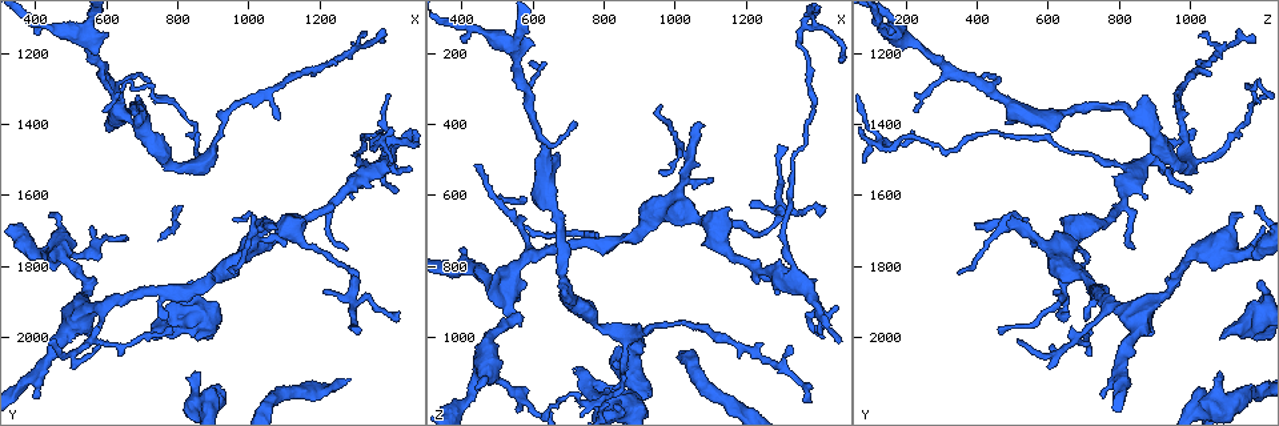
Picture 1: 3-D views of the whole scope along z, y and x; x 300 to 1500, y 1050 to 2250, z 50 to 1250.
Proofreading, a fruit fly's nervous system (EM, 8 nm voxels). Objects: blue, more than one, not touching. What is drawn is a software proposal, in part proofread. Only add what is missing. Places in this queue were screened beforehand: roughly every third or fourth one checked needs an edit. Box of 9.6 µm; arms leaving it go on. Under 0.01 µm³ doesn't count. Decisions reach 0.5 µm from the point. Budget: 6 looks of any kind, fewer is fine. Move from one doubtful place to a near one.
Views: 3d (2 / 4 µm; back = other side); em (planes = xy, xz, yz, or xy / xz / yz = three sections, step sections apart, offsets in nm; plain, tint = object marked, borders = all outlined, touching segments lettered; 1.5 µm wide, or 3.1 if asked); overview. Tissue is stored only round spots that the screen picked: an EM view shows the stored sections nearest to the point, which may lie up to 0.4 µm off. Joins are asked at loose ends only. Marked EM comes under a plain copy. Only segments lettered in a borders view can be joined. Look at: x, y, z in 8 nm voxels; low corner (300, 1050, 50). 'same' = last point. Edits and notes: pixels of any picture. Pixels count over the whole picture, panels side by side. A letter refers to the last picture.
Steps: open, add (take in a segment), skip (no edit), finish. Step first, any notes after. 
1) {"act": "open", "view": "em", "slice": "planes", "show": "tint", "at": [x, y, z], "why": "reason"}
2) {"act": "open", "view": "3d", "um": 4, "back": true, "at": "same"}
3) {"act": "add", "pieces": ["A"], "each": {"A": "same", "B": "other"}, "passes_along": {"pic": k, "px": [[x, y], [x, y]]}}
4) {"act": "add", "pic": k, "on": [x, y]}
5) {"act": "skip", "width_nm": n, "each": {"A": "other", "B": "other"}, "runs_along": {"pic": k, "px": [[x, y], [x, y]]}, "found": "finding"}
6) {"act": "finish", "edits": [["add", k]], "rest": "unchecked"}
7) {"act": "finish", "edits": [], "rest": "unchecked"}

{"act": "open", "view": "em", "slice": "planes", "show": "borders", "at": [720, 2000, 1080], "why": "branch stops here"}

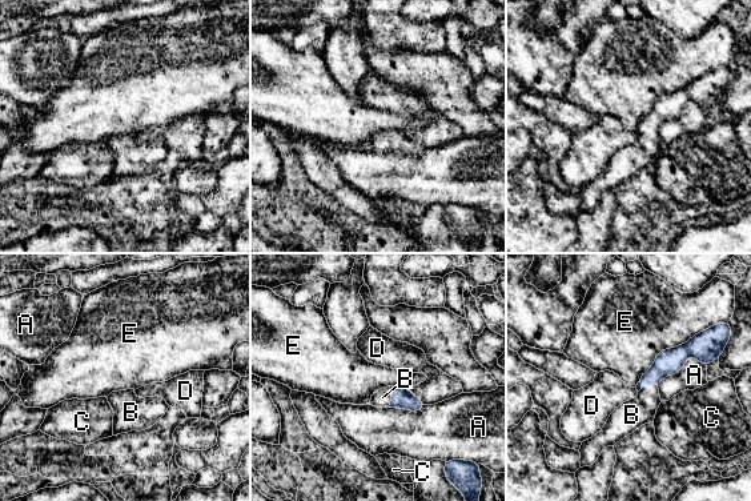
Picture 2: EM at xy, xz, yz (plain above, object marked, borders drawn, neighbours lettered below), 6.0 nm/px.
{"act": "add", "pieces": ["B"], "each": {"A": "other", "B": "same", "C": "other", "D": "other", "E": "other"}, "found": "the neuron continues"}

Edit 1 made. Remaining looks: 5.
{"act": "open", "view": "em", "slice": "planes", "show": "borders", "at": [910, 2130, 1180], "why": "stops while still wide"}

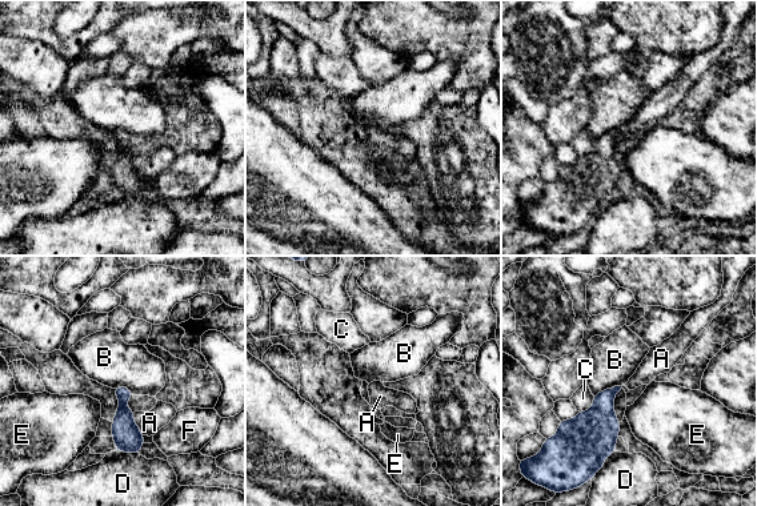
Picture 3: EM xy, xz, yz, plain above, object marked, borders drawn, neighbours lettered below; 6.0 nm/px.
{"act": "skip", "each": {"A": "other", "B": "other", "C": "other", "D": "other", "E": "other", "F": "other"}, "border": {"pic": 3, "px": [[133, 412], [133, 422], [144, 434]]}, "found": "no lettered segment goes on from it"}

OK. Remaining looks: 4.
{"act": "open", "view": "3d", "um": 2, "at": [1420, 1540, 980], "why": "branch stops here"}

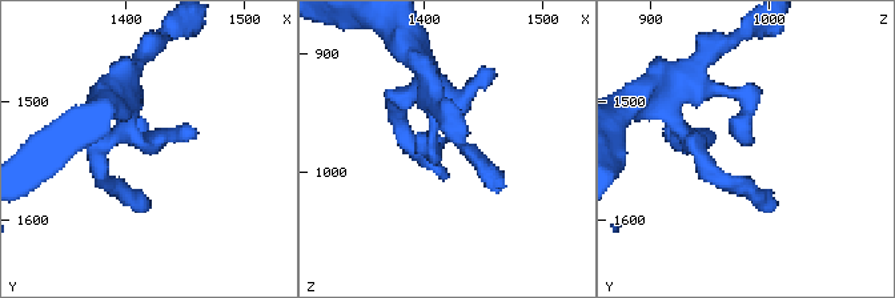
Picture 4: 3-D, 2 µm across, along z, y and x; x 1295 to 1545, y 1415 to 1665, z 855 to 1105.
{"act": "open", "view": "em", "slice": "xy", "step": 4, "show": "borders", "at": [1414, 1534, 984], "why": "now the EM"}

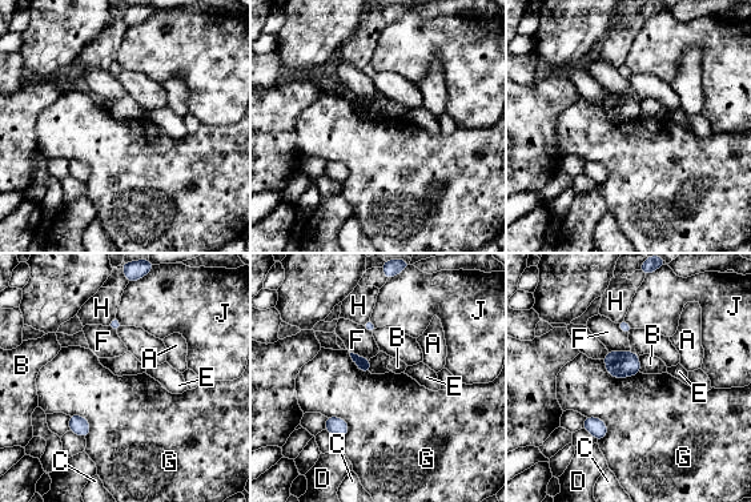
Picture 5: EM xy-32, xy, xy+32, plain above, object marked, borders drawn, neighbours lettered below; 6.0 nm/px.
{"act": "open", "view": "em", "slice": "planes", "show": "borders", "at": "same", "why": "another direction"}

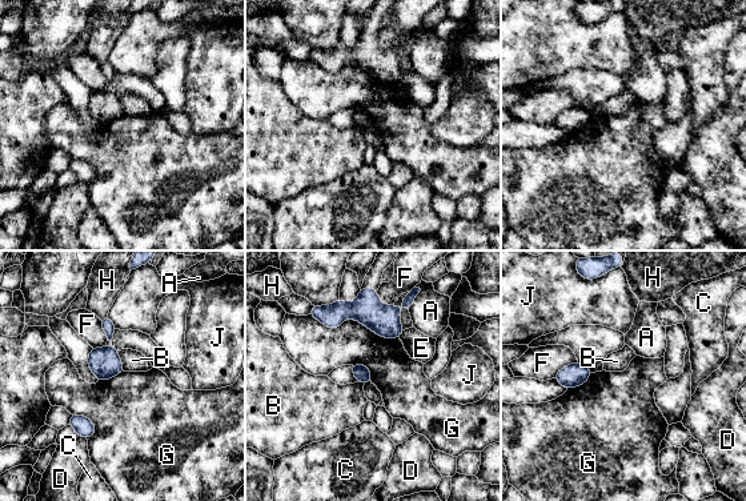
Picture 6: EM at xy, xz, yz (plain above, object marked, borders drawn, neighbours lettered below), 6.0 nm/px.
{"act": "skip", "each": {"A": "other", "B": "other", "C": "other", "D": "other", "E": "other", "F": "other", "G": "other", "H": "other", "J": "other"}, "border": {"pic": 6, "px": [[309, 315], [398, 339]]}, "found": "none of them fits"}

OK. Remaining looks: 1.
{"act": "finish", "edits": [["add", 2]], "rest": "unchecked"}

